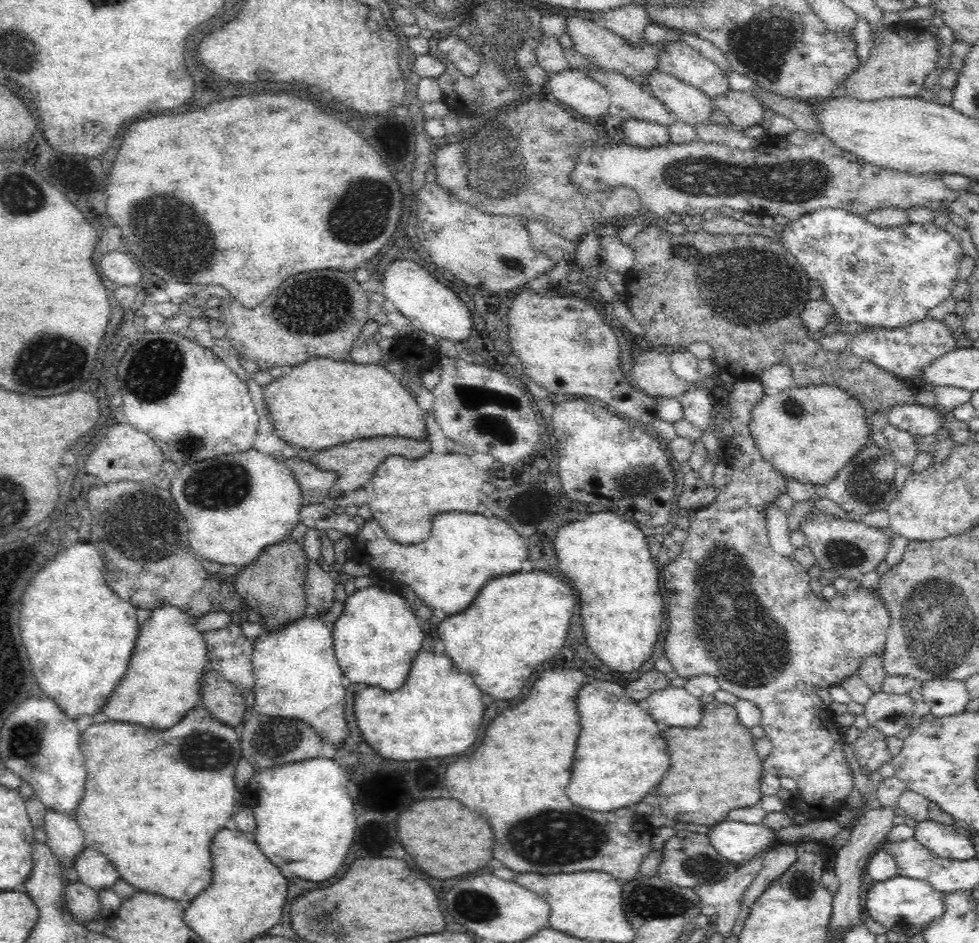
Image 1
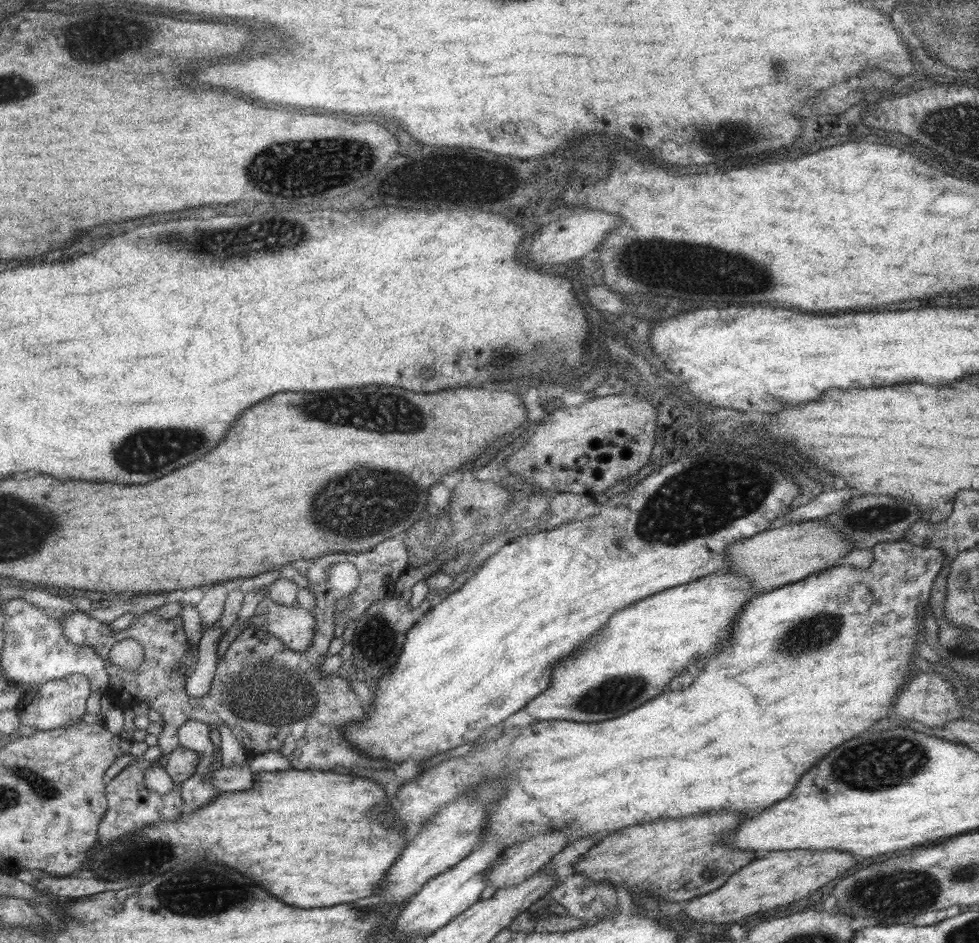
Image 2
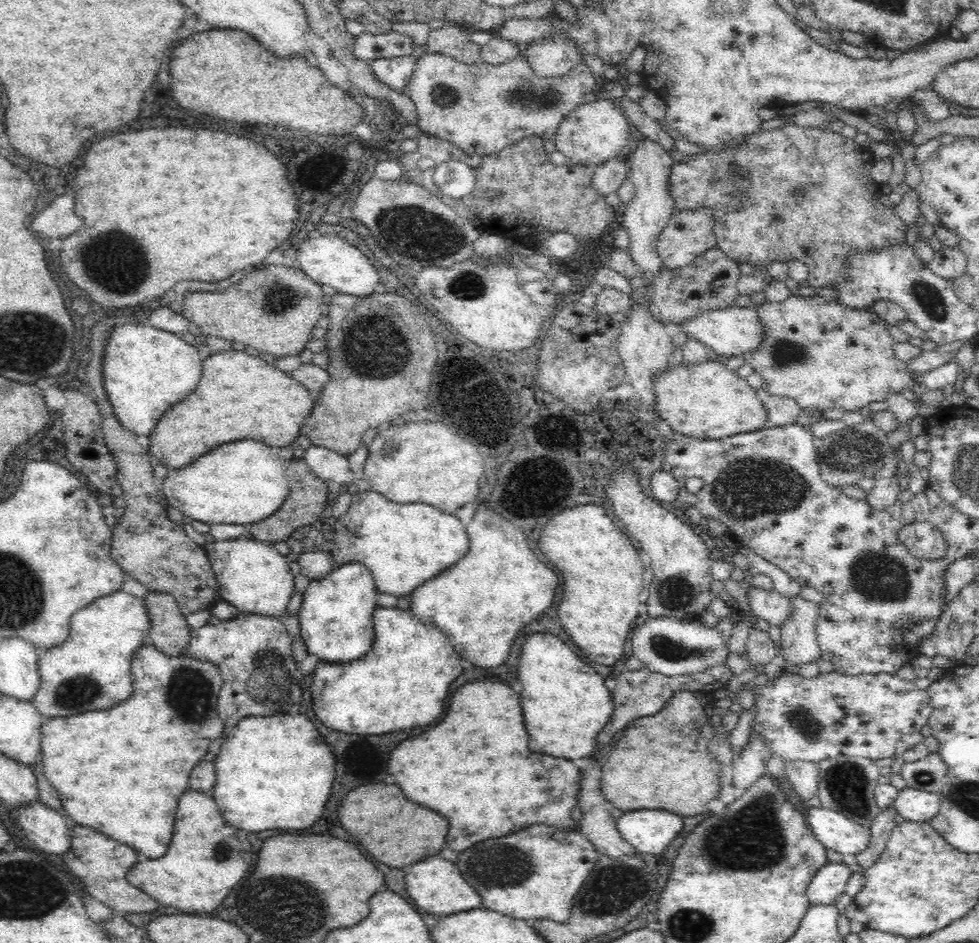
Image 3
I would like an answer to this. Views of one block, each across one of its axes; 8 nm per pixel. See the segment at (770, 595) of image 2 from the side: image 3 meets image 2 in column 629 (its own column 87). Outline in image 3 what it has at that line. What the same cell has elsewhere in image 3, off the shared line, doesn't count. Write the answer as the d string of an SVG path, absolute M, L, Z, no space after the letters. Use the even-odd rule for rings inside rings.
M147 643L132 658L132 696L110 708L92 710L70 718L54 717L43 720L41 725L41 761L44 776L62 798L63 810L77 824L112 836L122 844L132 844L137 852L148 858L160 858L170 846L170 838L176 822L178 798L184 794L186 782L174 782L168 778L190 776L196 762L172 762L172 760L198 760L209 752L212 740L220 738L225 724L219 717L218 697L223 678L213 662L190 658L187 655L170 656Z

